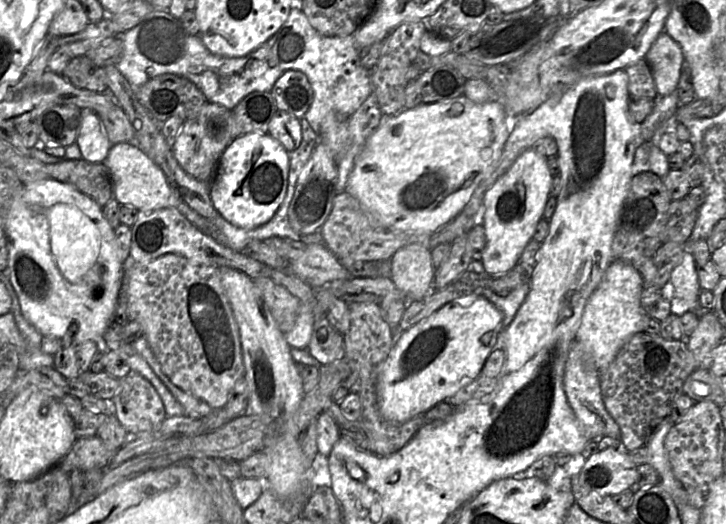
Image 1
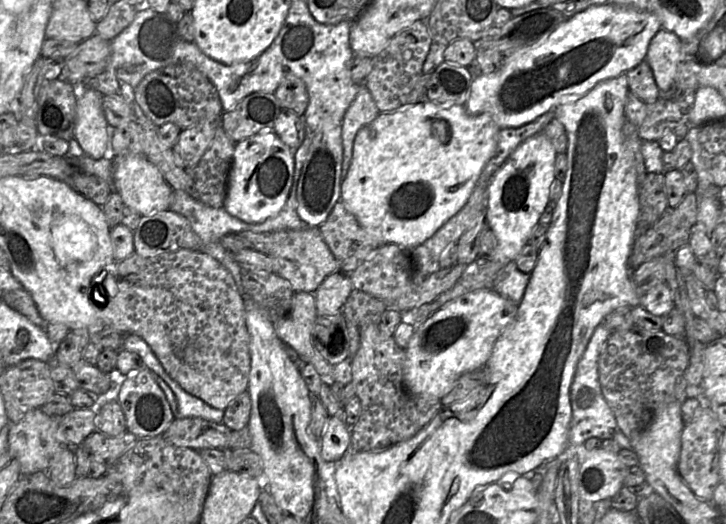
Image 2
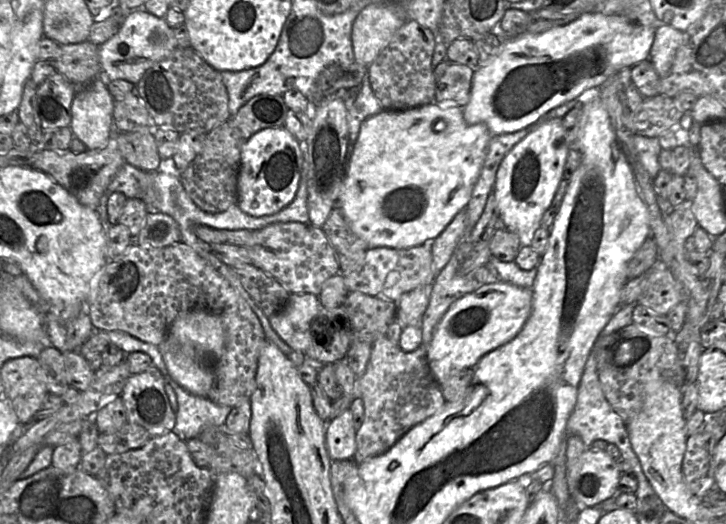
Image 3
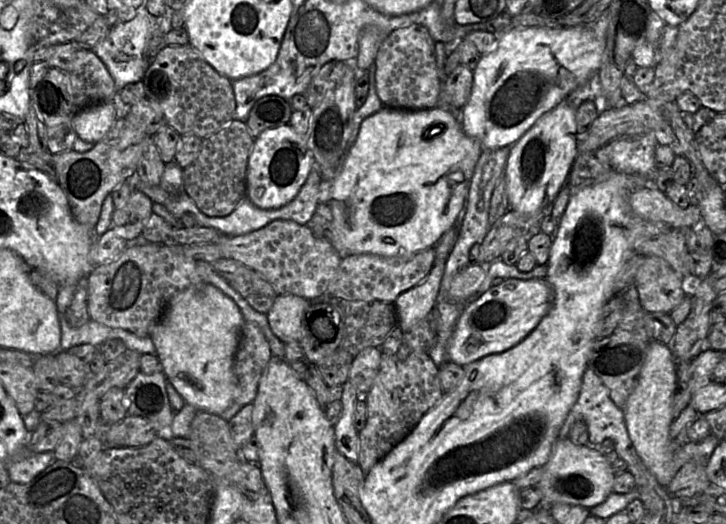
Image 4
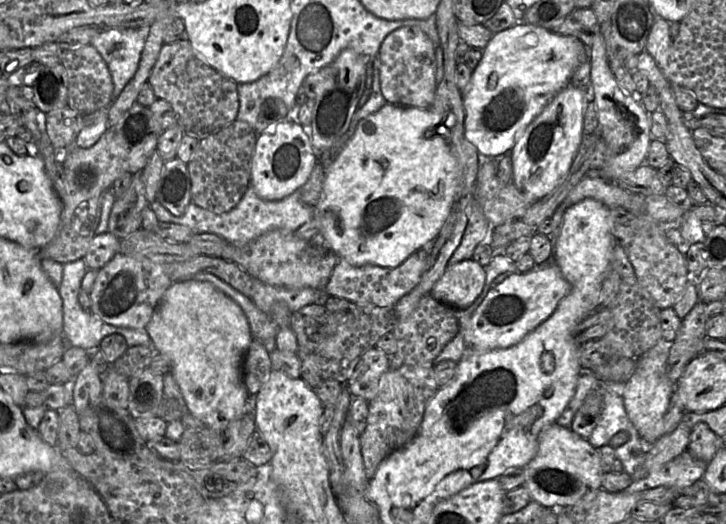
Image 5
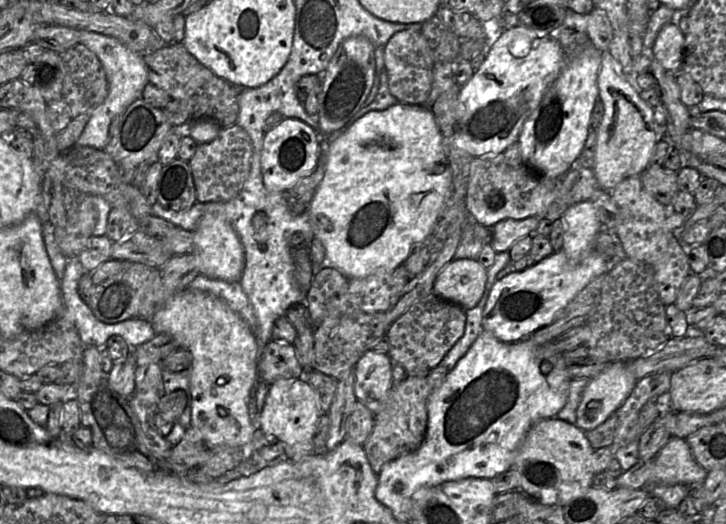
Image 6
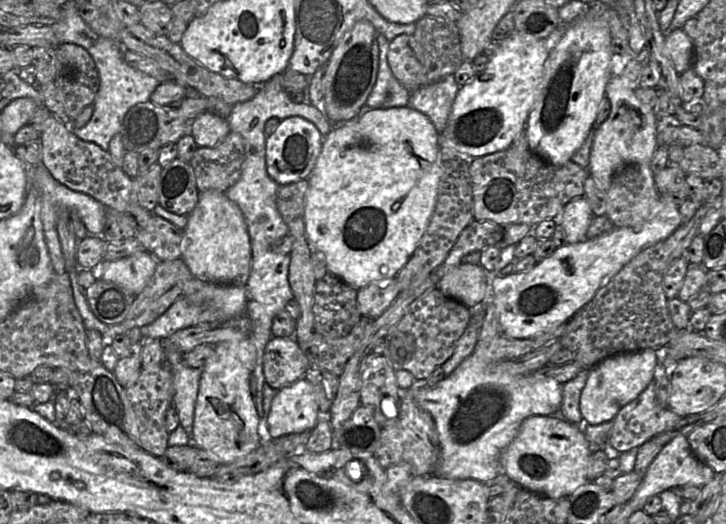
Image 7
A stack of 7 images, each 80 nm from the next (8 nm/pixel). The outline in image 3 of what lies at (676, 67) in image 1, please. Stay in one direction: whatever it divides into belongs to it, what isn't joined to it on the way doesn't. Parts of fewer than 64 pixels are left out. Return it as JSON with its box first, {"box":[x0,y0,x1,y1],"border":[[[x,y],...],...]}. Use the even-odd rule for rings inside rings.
{"box":[649,25,682,78],"border":[[[661,25],[655,30],[649,61],[660,78],[669,74],[682,35],[682,32],[669,25]]]}

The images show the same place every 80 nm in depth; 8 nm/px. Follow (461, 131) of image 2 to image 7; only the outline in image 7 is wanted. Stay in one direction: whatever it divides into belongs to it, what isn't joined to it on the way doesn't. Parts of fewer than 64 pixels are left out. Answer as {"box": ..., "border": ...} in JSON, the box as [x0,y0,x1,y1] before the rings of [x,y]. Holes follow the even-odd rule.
{"box":[304,106,442,290],"border":[[[411,106],[370,109],[362,116],[347,122],[332,123],[332,130],[324,137],[321,152],[311,171],[304,202],[304,224],[312,247],[324,253],[328,272],[356,290],[384,279],[397,277],[419,245],[436,205],[442,175],[440,134],[432,121]]]}

